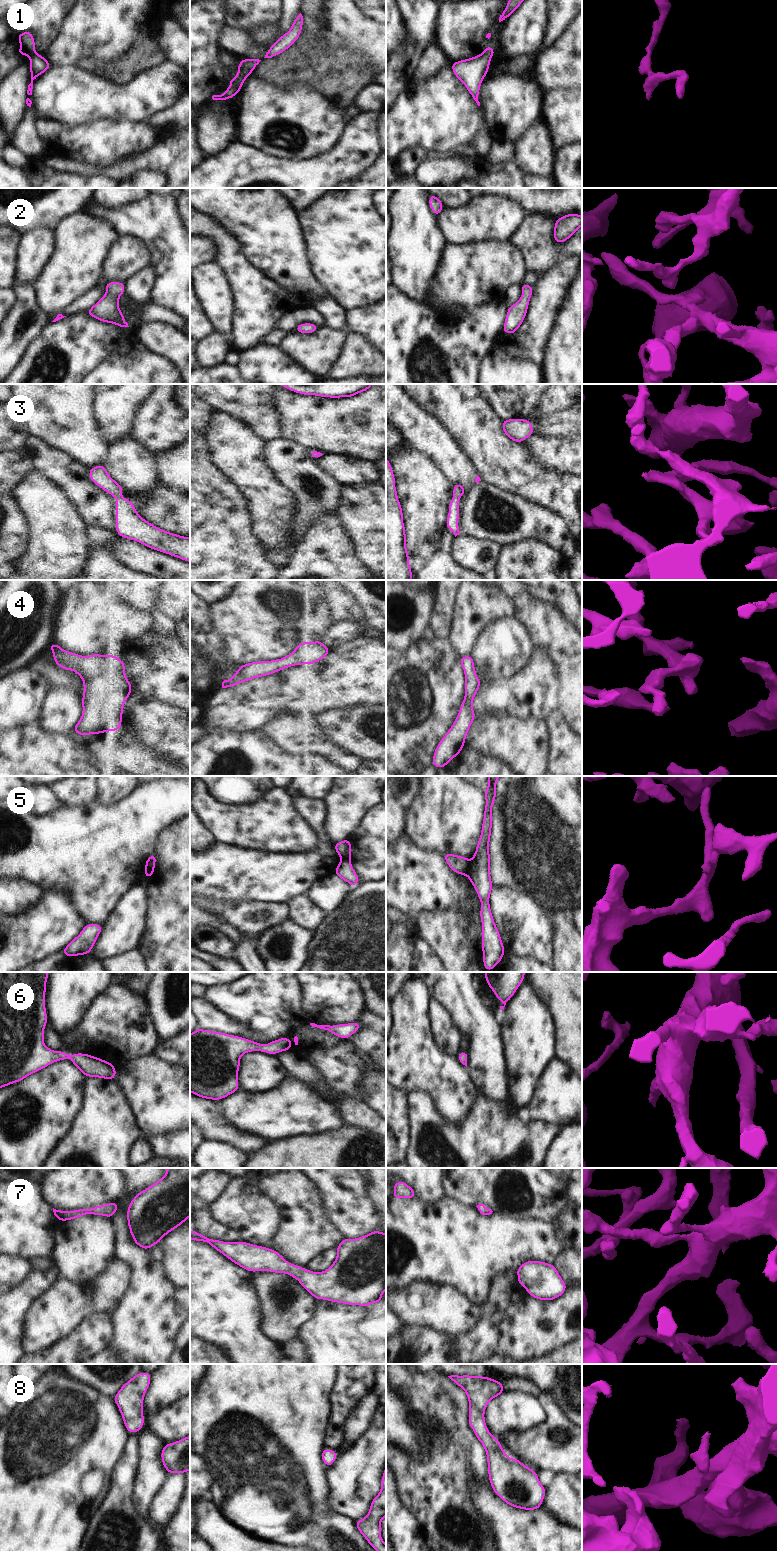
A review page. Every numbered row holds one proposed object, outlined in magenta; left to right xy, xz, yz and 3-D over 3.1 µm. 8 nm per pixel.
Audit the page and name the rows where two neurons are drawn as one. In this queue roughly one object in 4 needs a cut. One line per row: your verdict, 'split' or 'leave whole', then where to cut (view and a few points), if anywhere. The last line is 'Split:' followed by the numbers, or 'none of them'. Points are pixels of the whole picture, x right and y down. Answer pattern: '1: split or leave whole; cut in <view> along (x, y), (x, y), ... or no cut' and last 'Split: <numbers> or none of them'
1: leave whole; no cut
2: leave whole; no cut
3: leave whole; no cut
4: leave whole; no cut
5: split; cut in yz along (470, 862), (466, 874)
6: leave whole; no cut
7: leave whole; no cut
8: leave whole; no cut
Split: 5

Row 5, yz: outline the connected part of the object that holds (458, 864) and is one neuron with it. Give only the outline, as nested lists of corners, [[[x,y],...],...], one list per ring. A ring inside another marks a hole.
[[[450,852],[442,855],[442,857],[454,873],[464,876],[467,875],[470,861],[466,857],[453,855]]]

